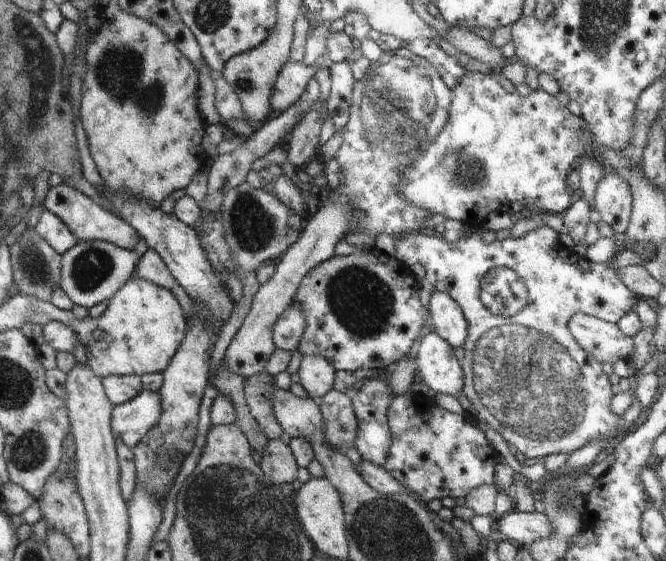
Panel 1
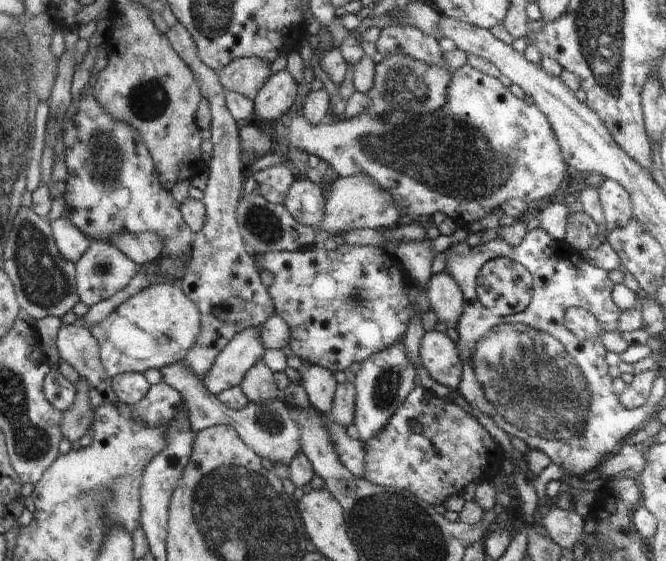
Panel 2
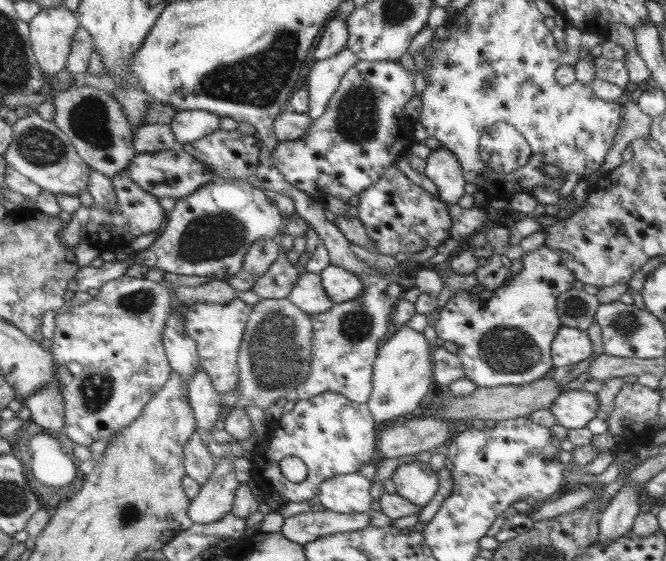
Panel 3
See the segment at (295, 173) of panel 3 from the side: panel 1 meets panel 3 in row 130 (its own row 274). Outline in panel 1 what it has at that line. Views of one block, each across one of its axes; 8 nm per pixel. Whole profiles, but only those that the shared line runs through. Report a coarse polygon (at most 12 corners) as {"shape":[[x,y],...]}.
{"shape":[[375,246],[309,270],[297,350],[335,371],[410,352],[430,314]]}

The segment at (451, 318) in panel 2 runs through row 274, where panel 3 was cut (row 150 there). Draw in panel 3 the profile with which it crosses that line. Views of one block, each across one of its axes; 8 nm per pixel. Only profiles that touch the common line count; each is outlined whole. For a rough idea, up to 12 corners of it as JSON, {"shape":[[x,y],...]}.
{"shape":[[441,145],[424,173],[446,205],[464,196],[467,183],[458,159]]}

